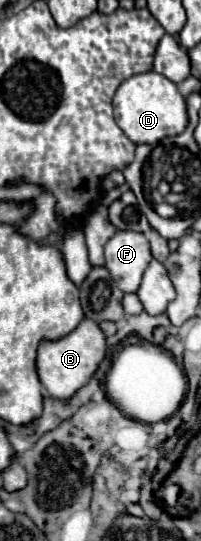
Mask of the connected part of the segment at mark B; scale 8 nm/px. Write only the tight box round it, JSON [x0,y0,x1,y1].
[36,319,108,401]

